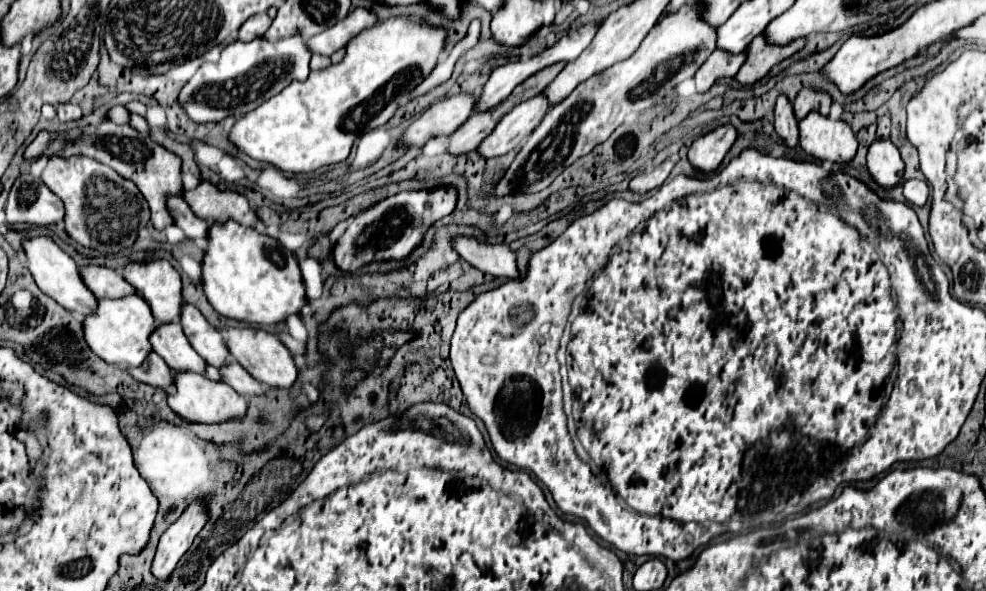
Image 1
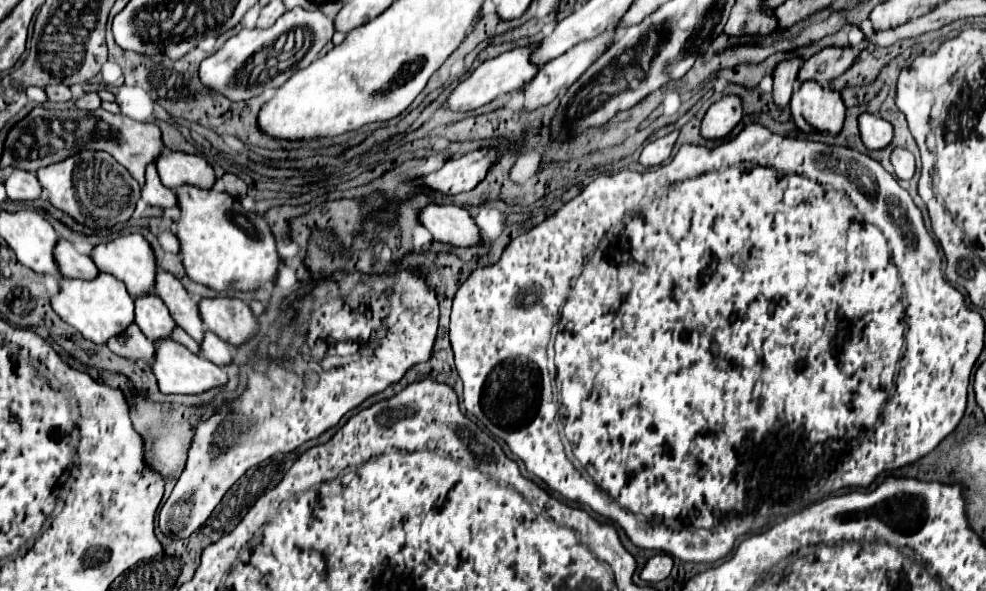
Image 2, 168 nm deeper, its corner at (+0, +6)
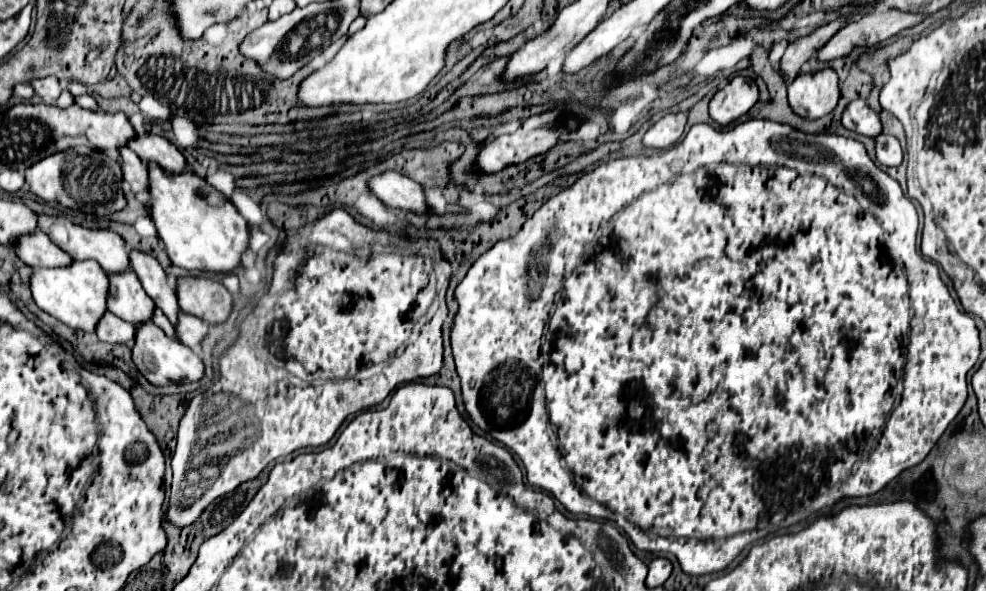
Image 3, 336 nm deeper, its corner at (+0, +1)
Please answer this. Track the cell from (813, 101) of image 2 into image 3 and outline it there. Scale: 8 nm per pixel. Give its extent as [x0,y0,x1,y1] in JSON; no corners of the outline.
[788,68,840,118]

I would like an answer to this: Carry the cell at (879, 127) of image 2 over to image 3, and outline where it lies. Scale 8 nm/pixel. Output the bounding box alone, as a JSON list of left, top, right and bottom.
[842,100,882,138]

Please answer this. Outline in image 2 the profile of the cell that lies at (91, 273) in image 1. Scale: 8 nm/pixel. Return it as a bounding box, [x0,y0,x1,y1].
[54,239,100,281]

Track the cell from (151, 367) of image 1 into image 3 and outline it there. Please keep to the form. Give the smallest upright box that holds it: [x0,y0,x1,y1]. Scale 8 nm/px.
[96,312,134,346]

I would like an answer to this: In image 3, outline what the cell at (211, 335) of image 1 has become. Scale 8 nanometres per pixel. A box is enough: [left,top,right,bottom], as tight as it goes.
[130,250,178,322]

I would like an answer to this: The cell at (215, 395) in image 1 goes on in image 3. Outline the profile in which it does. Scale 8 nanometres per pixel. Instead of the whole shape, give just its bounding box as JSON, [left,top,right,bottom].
[132,322,204,386]

